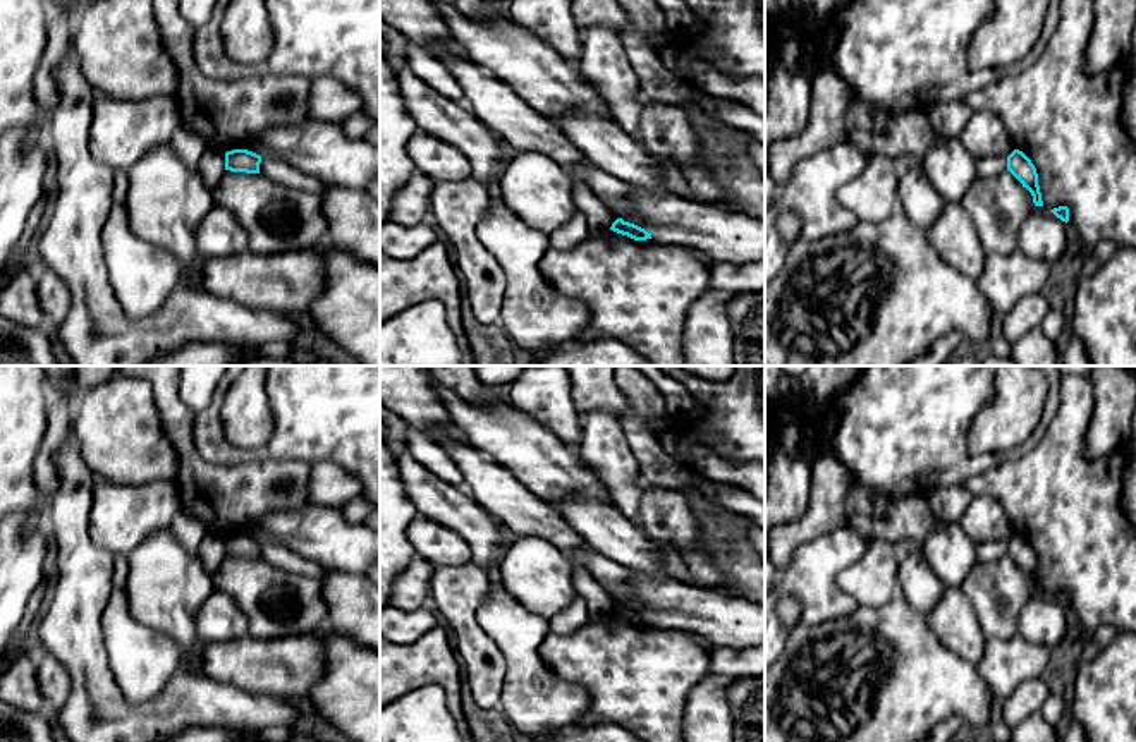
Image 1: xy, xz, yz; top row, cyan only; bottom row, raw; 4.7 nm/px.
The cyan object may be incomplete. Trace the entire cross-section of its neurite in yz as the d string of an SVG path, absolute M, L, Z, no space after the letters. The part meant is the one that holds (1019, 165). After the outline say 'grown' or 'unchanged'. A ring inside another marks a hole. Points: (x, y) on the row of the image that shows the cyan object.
M1023 151L1007 156L1007 170L1031 192L1035 206L1043 206L1036 168Z | unchanged

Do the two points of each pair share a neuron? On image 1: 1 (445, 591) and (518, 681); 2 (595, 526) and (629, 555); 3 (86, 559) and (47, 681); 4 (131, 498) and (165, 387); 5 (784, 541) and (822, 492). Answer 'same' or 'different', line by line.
1: different
2: same
3: different
4: different
5: same

